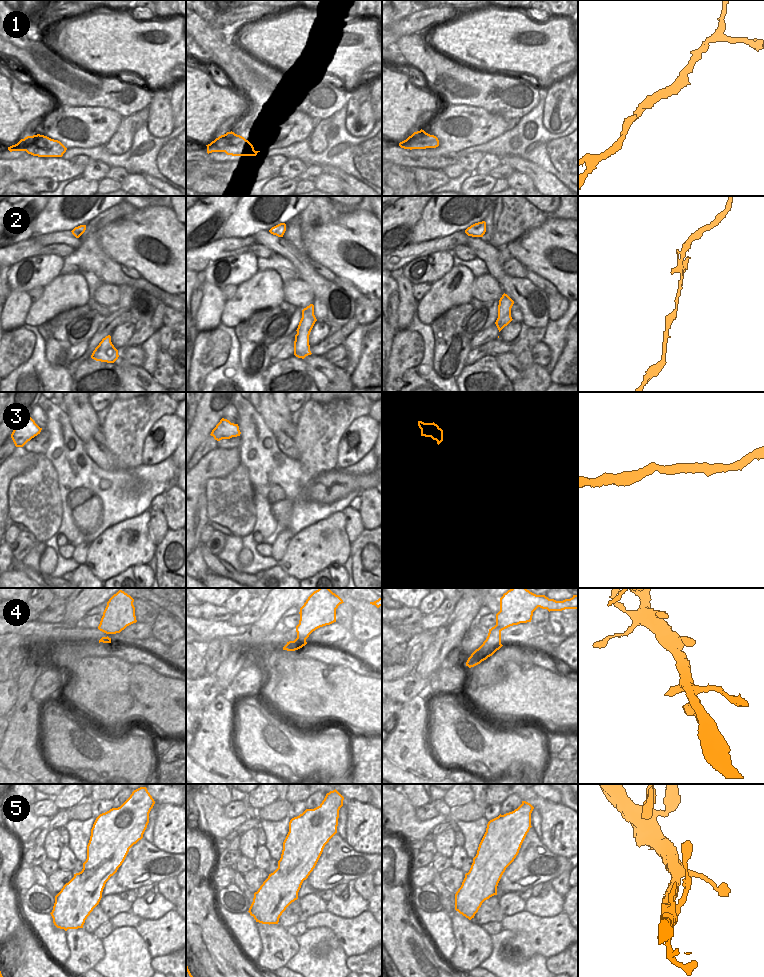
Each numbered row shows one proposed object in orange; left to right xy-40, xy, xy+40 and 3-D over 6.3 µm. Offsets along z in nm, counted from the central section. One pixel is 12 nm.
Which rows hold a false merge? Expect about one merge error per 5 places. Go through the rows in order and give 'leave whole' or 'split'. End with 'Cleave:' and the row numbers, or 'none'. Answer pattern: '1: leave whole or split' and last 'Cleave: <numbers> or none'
1: leave whole
2: leave whole
3: leave whole
4: leave whole
5: leave whole
Cleave: none

